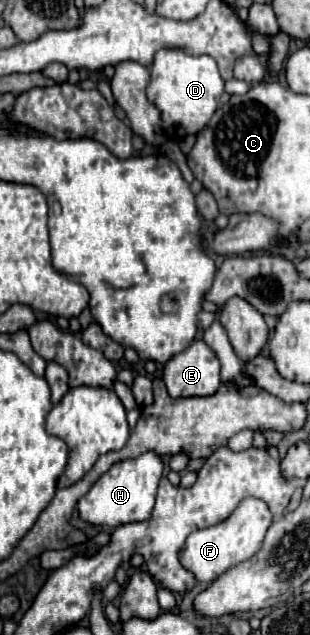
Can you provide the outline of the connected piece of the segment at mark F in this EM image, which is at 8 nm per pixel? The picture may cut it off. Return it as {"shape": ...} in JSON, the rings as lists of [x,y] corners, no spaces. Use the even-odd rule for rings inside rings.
{"shape":[[[254,497],[242,499],[240,505],[234,509],[234,513],[228,519],[224,519],[218,525],[212,525],[212,527],[206,527],[206,529],[200,529],[200,531],[194,531],[192,535],[188,535],[184,549],[180,551],[180,563],[188,571],[192,571],[200,583],[212,583],[228,567],[234,567],[236,563],[242,563],[242,561],[250,559],[252,555],[256,555],[256,551],[262,547],[264,535],[272,523],[272,519],[274,519],[274,515],[262,499],[254,499]]]}

